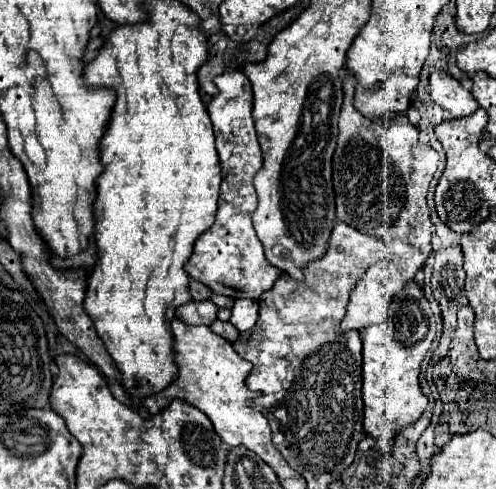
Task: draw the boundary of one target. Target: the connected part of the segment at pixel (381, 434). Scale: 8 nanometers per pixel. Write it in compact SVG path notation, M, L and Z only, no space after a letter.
M411 279L399 295L391 301L387 311L387 319L381 325L371 325L361 331L363 339L363 403L365 403L365 419L363 427L369 435L377 437L377 447L381 453L391 453L393 437L407 425L415 423L427 407L427 397L419 387L419 365L429 351L435 337L435 317L429 307L429 301L423 295L423 289Z

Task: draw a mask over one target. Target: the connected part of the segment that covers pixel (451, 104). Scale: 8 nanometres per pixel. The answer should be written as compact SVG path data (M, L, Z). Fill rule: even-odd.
M435 71L429 75L431 99L451 113L451 117L467 117L479 109L473 95L449 73Z

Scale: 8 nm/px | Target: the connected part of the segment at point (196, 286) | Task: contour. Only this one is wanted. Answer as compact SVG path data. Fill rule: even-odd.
M191 279L191 283L189 283L189 293L191 293L191 297L197 301L197 299L207 299L207 297L211 295L211 289L209 289L207 285Z

